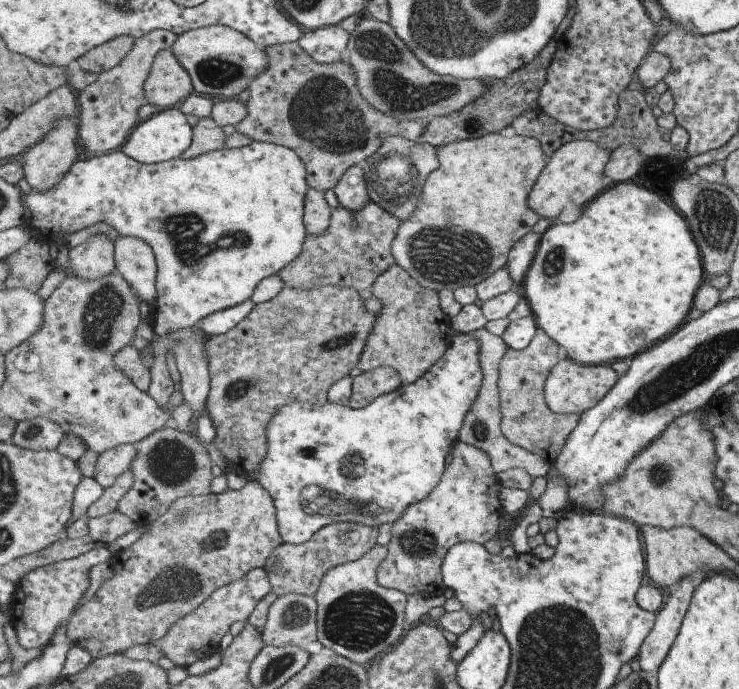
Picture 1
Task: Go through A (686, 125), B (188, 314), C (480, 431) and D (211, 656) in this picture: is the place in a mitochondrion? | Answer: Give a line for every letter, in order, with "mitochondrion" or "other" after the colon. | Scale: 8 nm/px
A: other
B: other
C: mitochondrion
D: other

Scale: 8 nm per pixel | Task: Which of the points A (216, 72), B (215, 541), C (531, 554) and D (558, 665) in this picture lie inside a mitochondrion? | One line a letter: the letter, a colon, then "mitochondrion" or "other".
A: mitochondrion
B: mitochondrion
C: other
D: mitochondrion

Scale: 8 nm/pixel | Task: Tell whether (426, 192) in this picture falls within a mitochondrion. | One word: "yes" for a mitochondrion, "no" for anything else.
yes

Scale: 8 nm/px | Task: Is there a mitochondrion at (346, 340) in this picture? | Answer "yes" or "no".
yes

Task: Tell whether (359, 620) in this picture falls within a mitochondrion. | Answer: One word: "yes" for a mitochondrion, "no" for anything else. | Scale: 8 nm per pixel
yes

